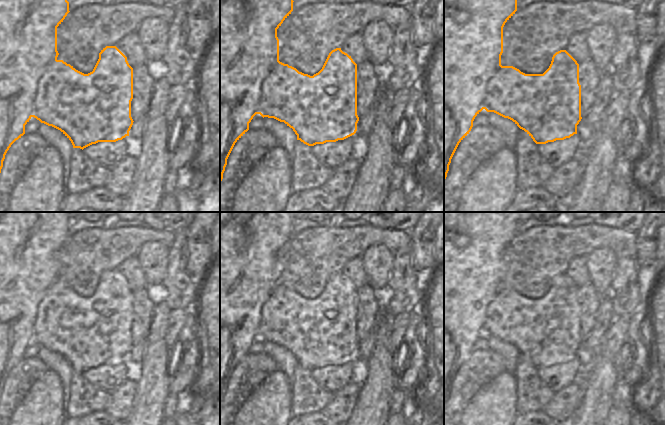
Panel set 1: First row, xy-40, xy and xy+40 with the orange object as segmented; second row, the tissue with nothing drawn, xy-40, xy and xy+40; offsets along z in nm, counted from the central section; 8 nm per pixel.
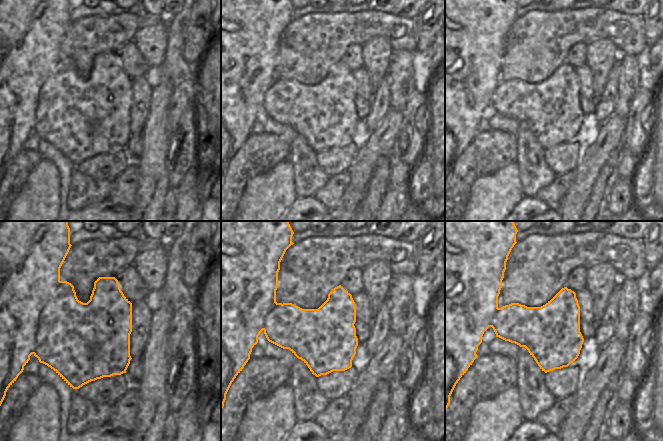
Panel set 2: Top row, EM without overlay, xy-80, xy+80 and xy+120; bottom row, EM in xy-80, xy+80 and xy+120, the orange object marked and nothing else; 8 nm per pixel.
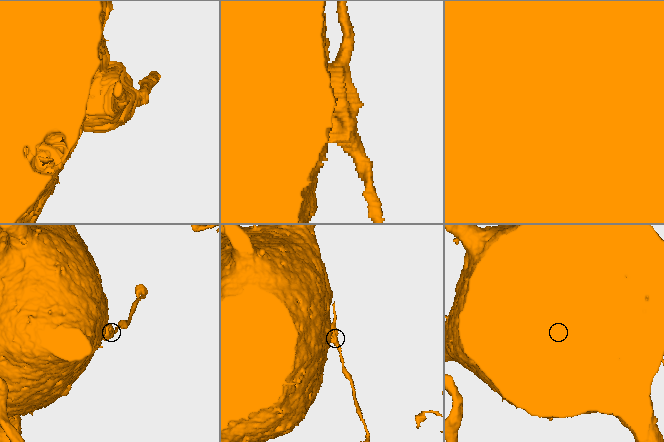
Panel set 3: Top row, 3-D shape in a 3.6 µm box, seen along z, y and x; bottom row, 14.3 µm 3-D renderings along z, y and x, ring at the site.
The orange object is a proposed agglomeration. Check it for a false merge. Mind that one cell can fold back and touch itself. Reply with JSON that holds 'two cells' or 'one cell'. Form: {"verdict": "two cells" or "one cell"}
{"verdict": "two cells"}

